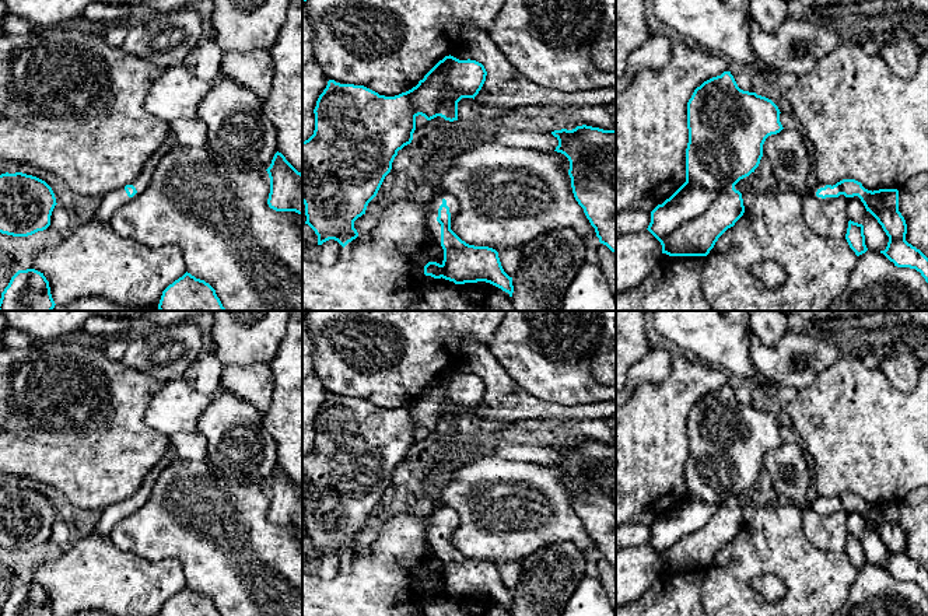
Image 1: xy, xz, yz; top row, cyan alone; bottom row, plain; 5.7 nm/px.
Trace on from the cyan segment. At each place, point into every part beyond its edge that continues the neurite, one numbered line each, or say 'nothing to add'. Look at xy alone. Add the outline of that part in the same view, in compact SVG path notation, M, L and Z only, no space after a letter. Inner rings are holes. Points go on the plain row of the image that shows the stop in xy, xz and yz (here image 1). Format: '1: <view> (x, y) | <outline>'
1: xy (111, 515) | M169 447L164 458L146 475L137 491L132 497L129 497L136 501L137 507L133 511L129 511L125 504L125 500L111 504L109 507L101 511L101 517L95 525L95 531L102 536L109 538L112 528L119 521L129 517L132 512L134 512L147 503L155 480L158 479L161 472L175 459L178 459L175 448Z

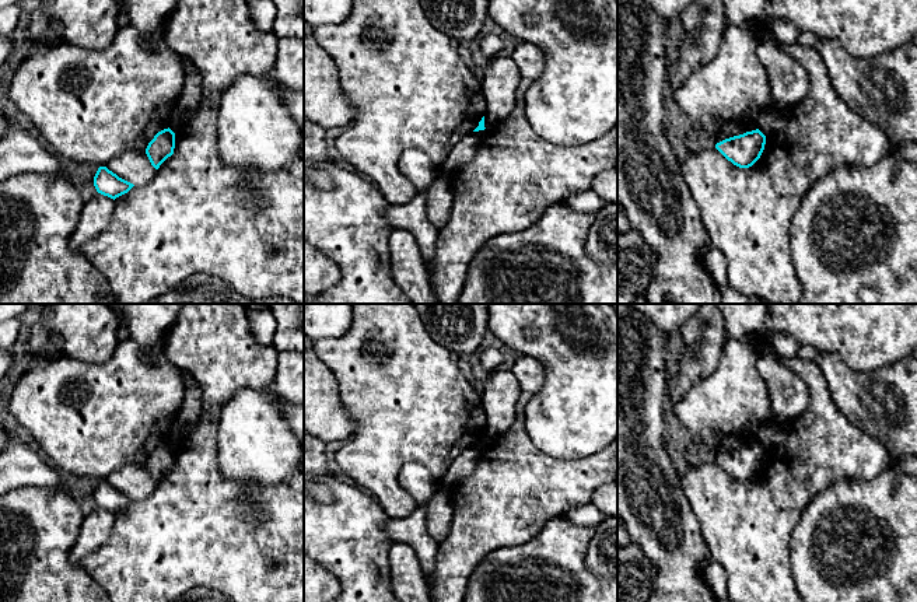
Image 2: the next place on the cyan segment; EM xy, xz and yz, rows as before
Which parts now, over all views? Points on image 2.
nothing to add

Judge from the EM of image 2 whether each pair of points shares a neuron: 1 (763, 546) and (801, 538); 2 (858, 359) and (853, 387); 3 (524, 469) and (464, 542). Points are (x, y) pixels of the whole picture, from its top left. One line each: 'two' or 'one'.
1: two
2: two
3: one

